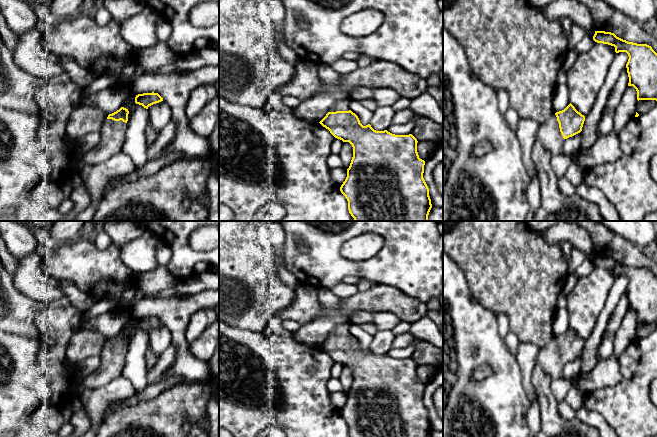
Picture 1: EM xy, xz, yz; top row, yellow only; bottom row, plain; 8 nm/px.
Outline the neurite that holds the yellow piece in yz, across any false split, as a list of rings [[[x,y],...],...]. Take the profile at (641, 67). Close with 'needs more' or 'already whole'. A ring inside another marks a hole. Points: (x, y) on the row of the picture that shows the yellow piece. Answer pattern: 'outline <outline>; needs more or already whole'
outline [[[595,31],[593,40],[597,43],[608,44],[615,47],[615,52],[626,52],[629,56],[626,64],[629,77],[628,86],[633,86],[637,91],[637,100],[657,101],[657,53],[647,44],[628,42],[617,37],[614,33]]]; already whole

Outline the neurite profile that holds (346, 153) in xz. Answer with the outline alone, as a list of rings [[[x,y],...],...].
[[[343,142],[339,156],[343,162],[343,167],[348,169],[353,157],[353,147],[349,142]]]

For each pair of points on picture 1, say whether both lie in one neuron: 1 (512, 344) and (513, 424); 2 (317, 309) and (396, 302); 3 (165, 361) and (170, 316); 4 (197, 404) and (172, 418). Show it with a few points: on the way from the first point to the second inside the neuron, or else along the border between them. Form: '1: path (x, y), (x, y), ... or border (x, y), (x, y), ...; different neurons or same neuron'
1: border (503, 339), (508, 350), (515, 357); different neurons
2: border (325, 308), (319, 316), (306, 323); different neurons
3: border (172, 342), (176, 348), (176, 354), (169, 366); different neurons
4: path (191, 404), (186, 404), (178, 412); same neuron

